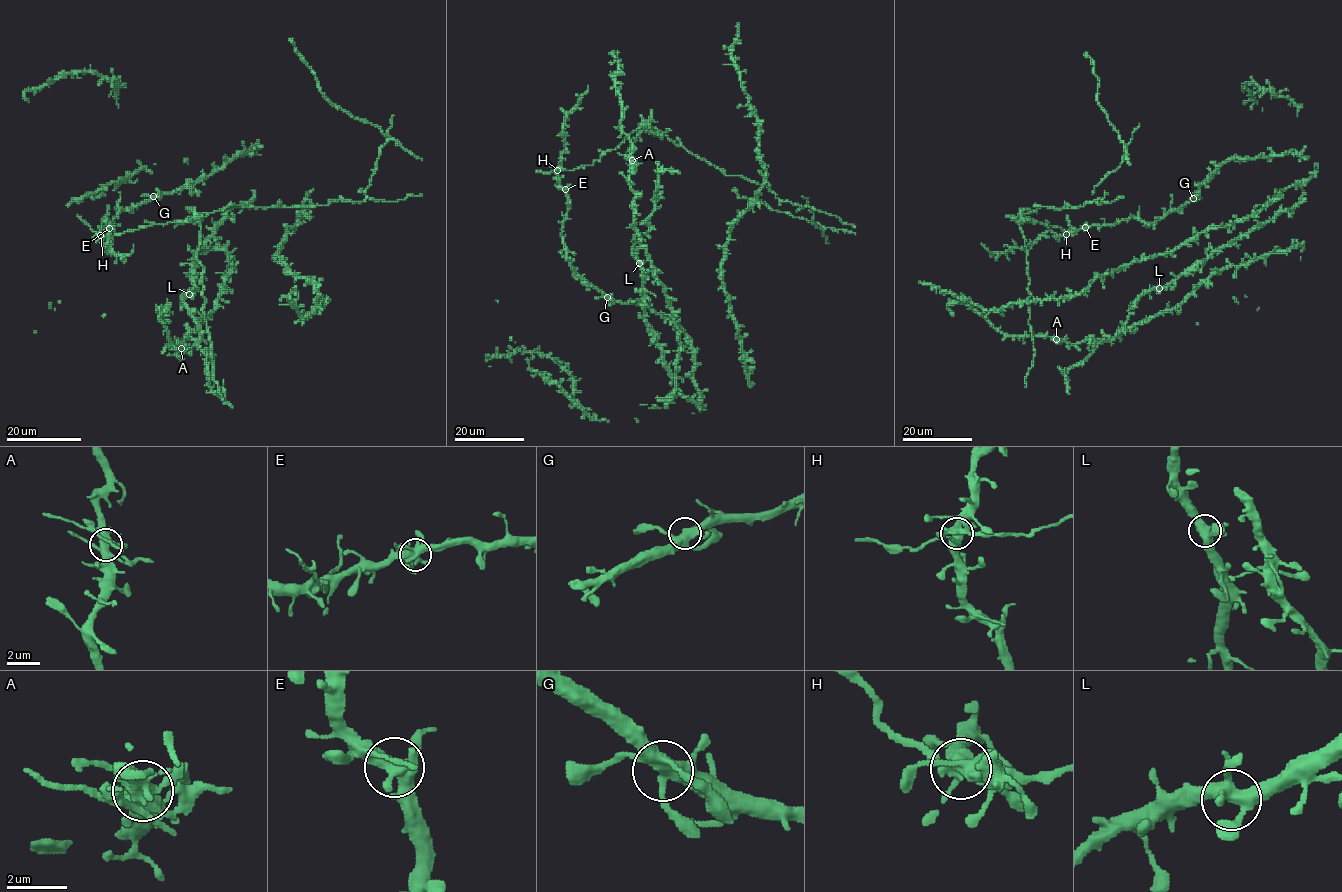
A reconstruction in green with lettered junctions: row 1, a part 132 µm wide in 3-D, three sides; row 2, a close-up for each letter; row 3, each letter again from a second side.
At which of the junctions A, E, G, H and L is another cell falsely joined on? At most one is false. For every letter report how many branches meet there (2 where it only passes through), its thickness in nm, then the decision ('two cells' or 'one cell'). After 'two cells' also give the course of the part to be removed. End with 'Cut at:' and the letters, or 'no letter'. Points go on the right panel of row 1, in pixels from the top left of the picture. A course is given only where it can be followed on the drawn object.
A: 9 | 400 nm | one cell
E: 5 | 440 nm | one cell
G: 6 | 420 nm | one cell
H: 7 | 440 nm | two cells
L: 6 | 400 nm | one cell
Cut at: H

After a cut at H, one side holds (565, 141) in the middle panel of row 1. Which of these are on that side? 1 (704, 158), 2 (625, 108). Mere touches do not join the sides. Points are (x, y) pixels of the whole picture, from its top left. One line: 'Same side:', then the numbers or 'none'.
Same side: 2

